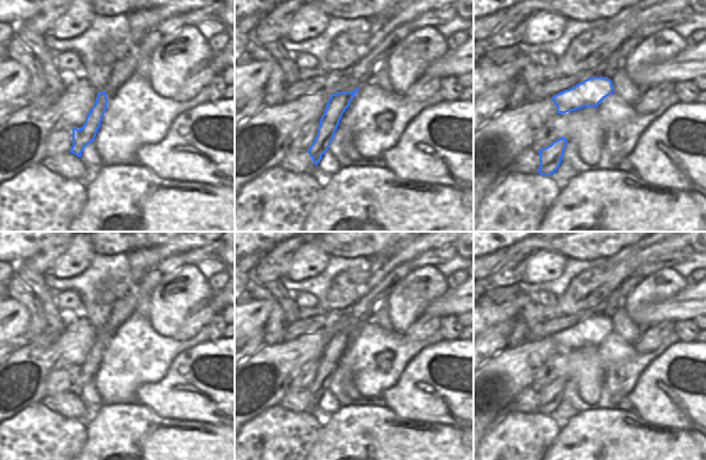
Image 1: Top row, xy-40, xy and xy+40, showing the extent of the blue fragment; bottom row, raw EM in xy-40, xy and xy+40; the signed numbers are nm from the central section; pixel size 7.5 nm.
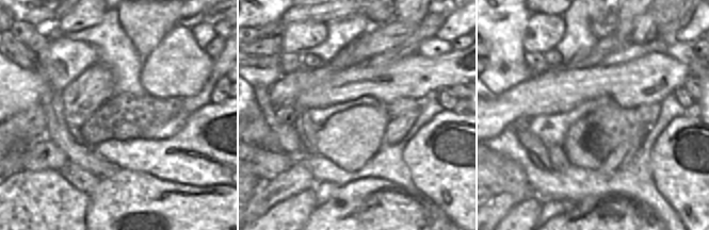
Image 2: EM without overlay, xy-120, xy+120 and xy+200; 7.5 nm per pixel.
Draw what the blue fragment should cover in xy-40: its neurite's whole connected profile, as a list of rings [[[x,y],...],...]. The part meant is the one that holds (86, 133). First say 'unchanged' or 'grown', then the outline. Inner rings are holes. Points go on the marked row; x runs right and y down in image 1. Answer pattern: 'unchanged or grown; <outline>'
grown; [[[180,15],[164,20],[134,46],[123,60],[115,62],[111,69],[111,76],[103,91],[98,92],[96,101],[90,110],[85,123],[80,129],[73,128],[71,154],[81,157],[83,148],[93,142],[96,137],[111,95],[137,73],[139,63],[144,58],[149,57],[167,34],[182,25],[183,16]]]

